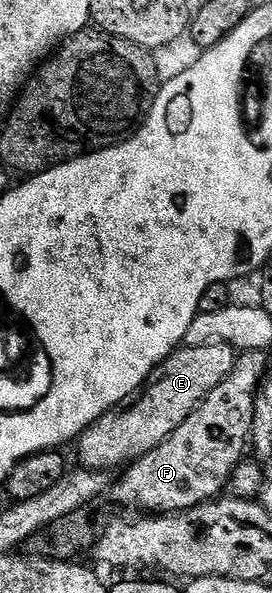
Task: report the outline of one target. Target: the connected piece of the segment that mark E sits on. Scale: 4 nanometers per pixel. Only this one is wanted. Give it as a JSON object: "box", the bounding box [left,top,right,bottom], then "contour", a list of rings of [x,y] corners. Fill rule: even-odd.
{"box":[78,342,236,472],"contour":[[[212,342],[203,347],[184,345],[170,354],[150,374],[134,401],[105,412],[79,435],[78,465],[84,470],[111,472],[114,466],[122,467],[153,452],[153,448],[171,438],[173,432],[177,432],[177,428],[181,428],[187,417],[203,403],[205,396],[209,396],[209,392],[213,392],[213,388],[217,388],[229,372],[233,372],[236,357],[236,349],[223,342]]]}

